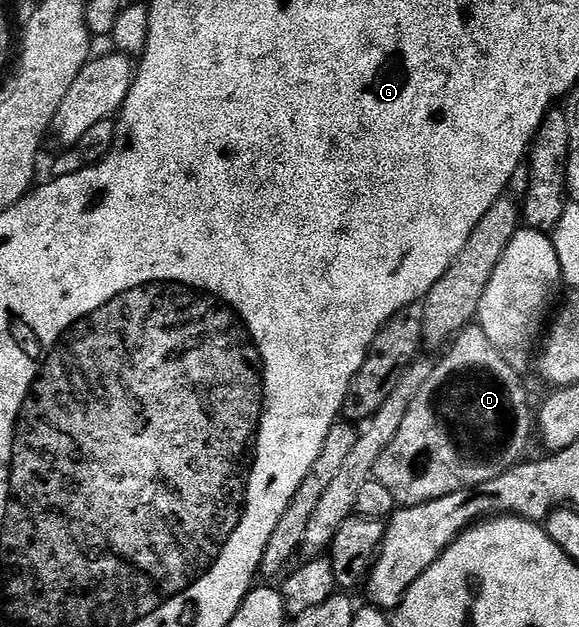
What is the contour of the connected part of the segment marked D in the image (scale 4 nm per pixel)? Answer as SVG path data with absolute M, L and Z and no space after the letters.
M478 323L457 333L446 352L440 362L433 364L430 379L426 379L422 391L414 395L414 403L410 403L398 435L394 435L390 447L382 451L376 464L375 480L390 490L400 507L430 503L454 495L454 491L477 489L490 483L490 479L498 479L498 475L514 468L525 456L524 448L532 435L534 437L534 409L528 406L528 393L515 367L508 362L511 360L490 343Z

